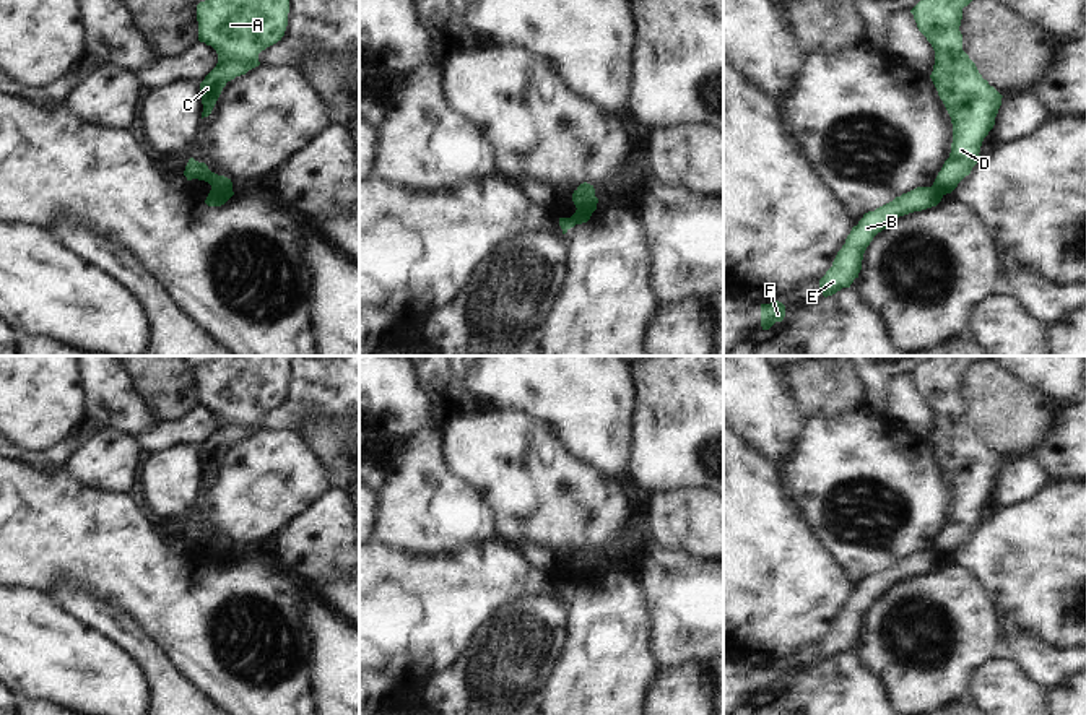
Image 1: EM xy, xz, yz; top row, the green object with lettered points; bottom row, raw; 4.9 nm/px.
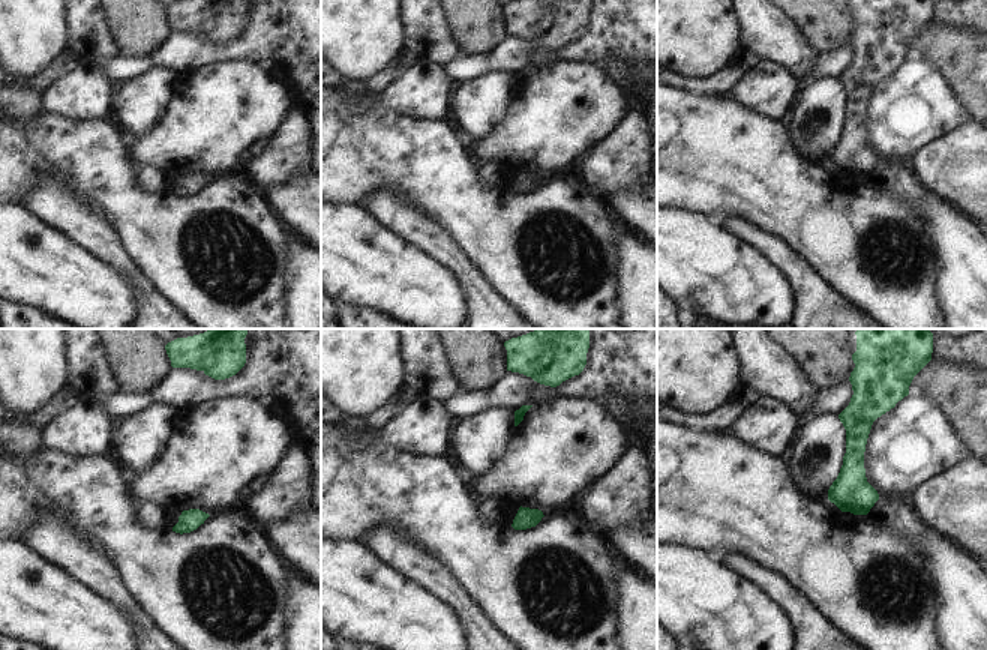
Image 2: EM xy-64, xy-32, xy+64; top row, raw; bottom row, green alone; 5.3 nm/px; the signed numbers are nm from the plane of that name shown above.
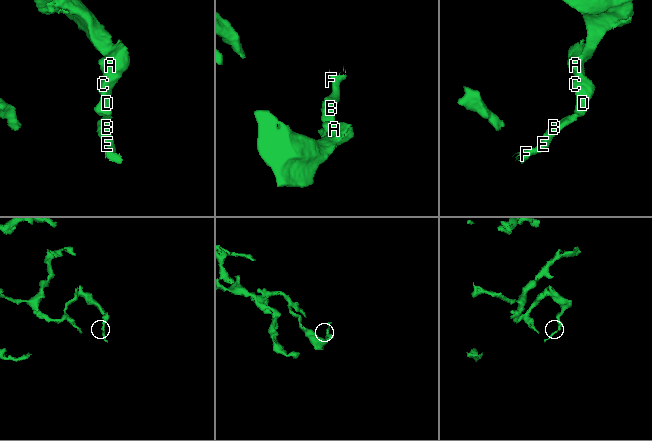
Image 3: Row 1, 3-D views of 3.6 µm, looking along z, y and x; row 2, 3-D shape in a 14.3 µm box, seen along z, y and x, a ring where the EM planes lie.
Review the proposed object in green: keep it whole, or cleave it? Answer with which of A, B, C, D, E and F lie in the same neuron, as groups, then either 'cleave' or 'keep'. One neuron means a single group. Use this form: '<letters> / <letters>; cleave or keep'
A C D / B E F; cleave

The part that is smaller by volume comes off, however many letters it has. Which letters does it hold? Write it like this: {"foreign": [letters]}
{"foreign": ["B", "E", "F"]}

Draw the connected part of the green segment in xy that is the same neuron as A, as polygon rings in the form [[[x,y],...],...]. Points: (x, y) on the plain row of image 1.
[[[221,356],[197,369],[198,405],[218,418],[216,431],[200,447],[203,476],[208,481],[228,445],[260,429],[258,418],[285,400],[289,356]]]

